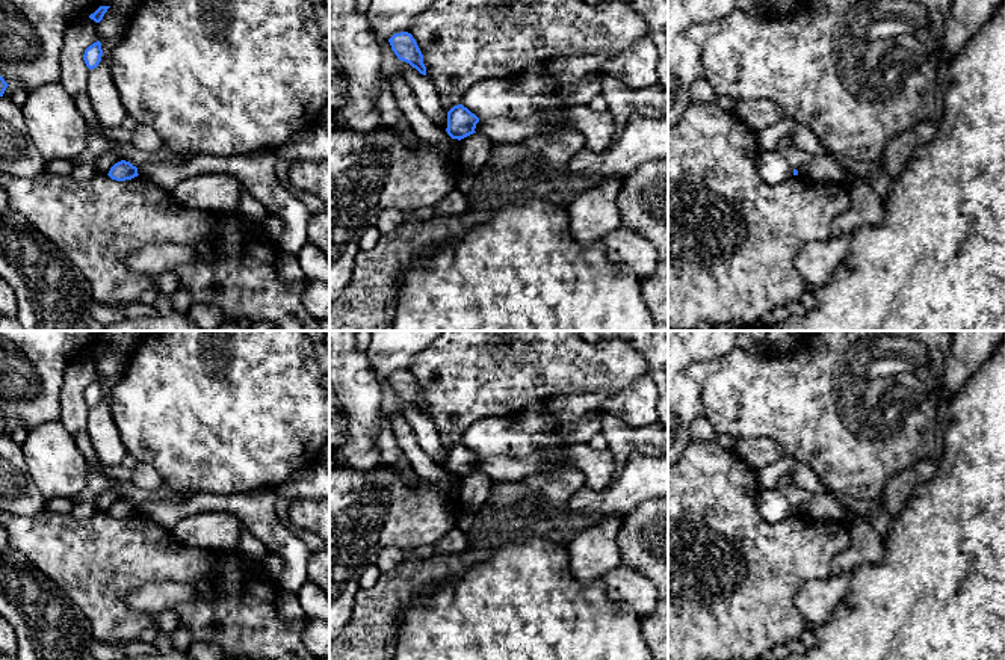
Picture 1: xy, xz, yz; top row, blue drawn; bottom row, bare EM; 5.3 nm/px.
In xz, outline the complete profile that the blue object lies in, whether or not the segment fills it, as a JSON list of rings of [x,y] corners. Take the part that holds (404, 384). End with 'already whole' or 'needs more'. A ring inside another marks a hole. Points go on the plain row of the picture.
[[[408,370],[394,372],[388,378],[388,381],[399,399],[410,402],[420,412],[426,414],[423,393],[411,372]]]; already whole

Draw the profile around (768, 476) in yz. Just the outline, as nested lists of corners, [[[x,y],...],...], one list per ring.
[[[784,455],[780,461],[763,467],[757,473],[759,489],[777,489],[778,479],[796,464],[798,461],[793,456]]]

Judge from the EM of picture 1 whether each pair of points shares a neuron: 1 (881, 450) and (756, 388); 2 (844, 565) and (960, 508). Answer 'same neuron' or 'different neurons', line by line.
1: same neuron
2: different neurons

